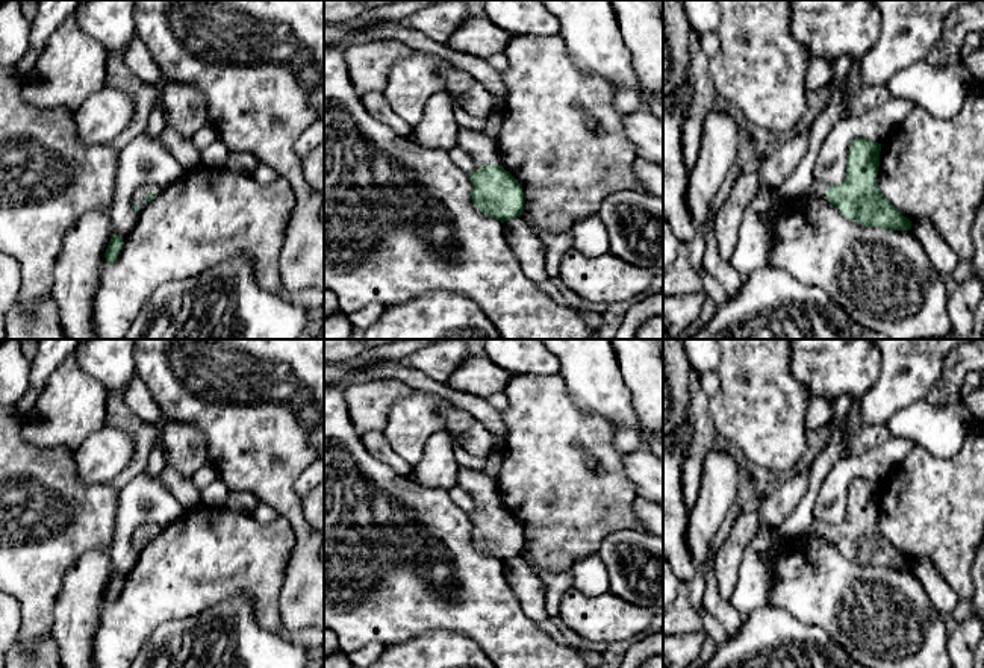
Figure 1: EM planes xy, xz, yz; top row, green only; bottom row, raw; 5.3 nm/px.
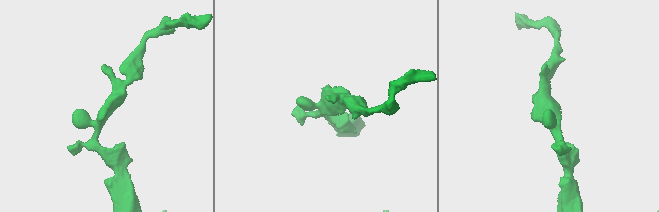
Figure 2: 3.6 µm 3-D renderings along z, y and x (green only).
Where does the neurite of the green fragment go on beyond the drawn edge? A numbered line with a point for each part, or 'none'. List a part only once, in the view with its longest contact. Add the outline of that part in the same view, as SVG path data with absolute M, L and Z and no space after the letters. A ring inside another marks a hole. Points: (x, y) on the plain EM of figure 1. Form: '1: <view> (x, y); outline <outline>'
1: xz (483, 490); outline M459 467L457 486L468 491L478 506L489 503L500 504L500 495L495 482L484 471L474 471L466 467Z

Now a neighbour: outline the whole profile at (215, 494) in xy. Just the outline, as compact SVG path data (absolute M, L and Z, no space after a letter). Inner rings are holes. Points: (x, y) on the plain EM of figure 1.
M218 479L201 491L201 503L206 506L224 507L230 492L227 485Z

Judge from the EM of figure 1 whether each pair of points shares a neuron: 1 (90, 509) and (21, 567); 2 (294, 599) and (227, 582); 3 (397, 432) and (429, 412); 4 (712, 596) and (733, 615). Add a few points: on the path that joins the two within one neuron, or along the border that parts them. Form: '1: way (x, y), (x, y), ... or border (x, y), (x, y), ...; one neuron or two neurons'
1: way (73, 526), (64, 533), (50, 538), (38, 550); one neuron
2: border (289, 561), (279, 599), (279, 615), (288, 630); two neurons
3: way (404, 429), (421, 414); one neuron
4: way (716, 602), (727, 612); one neuron

